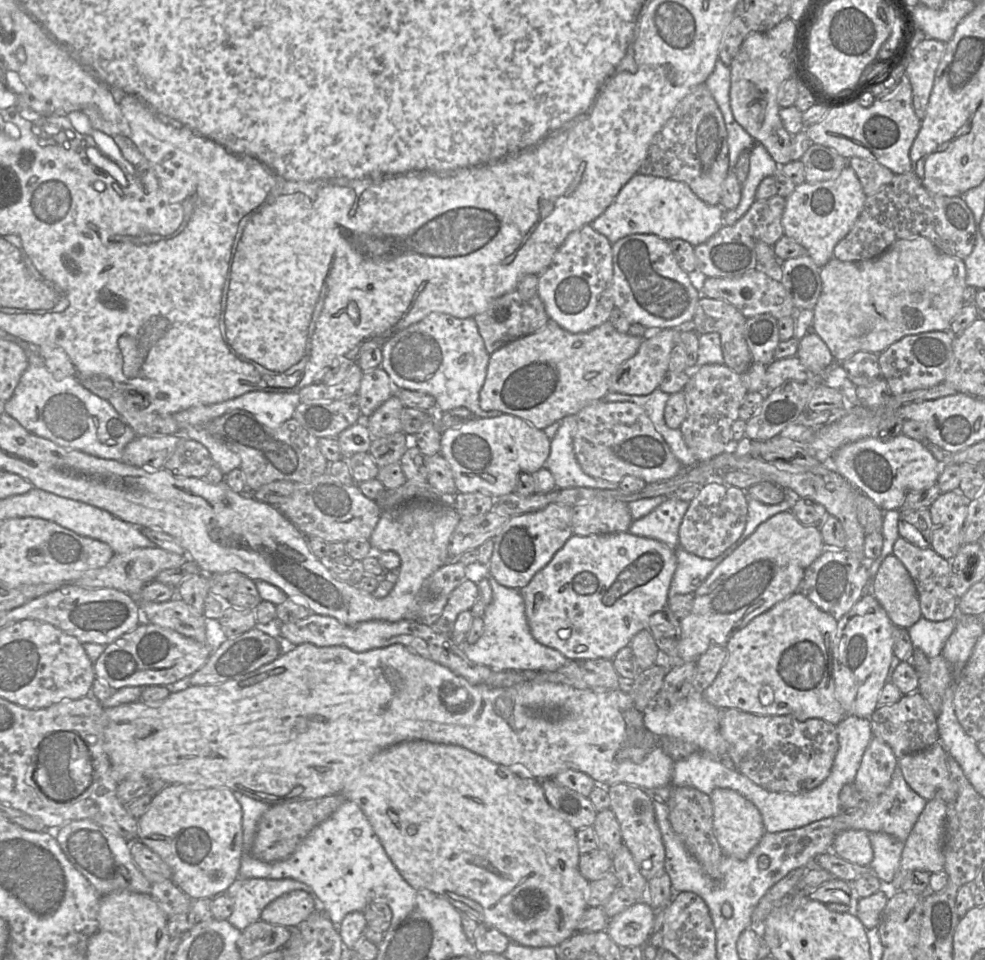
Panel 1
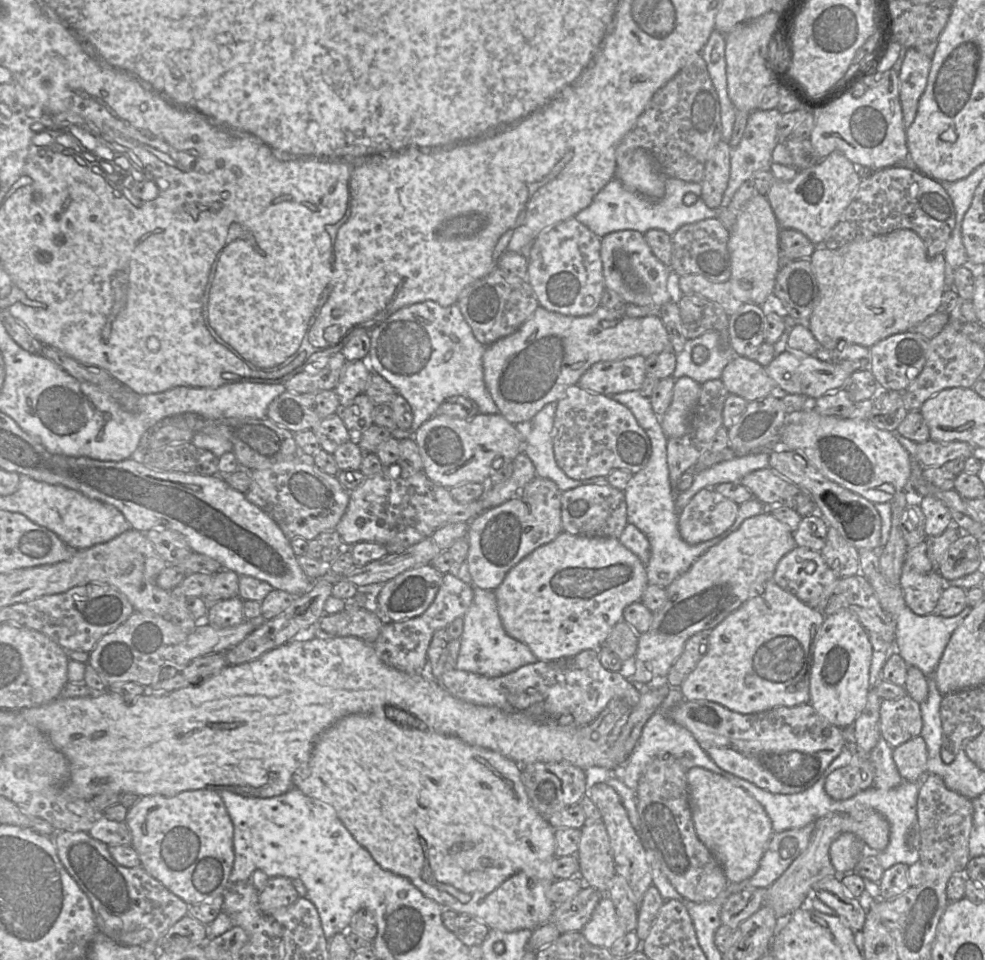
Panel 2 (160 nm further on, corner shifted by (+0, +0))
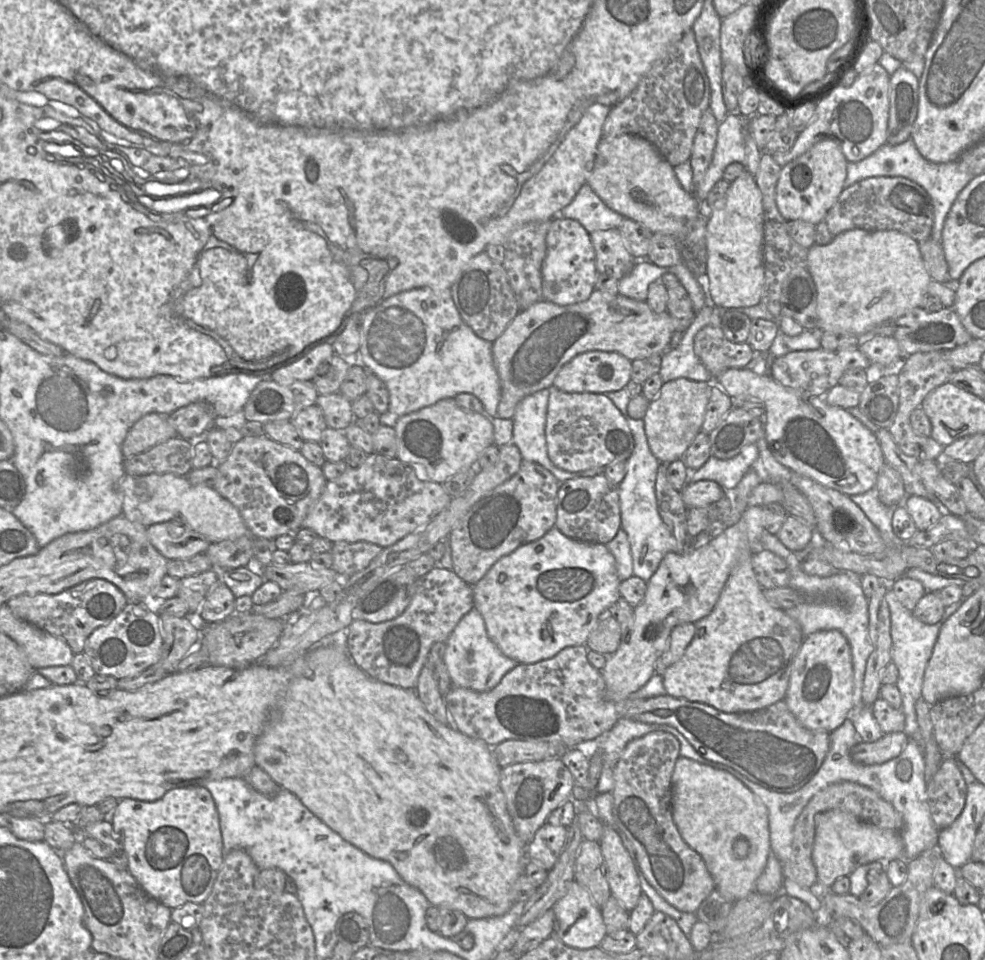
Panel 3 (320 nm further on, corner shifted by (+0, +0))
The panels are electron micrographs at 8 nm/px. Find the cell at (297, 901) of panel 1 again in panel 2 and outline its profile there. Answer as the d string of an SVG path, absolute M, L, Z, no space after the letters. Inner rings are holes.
M271 877L259 893L259 907L265 914L292 905L299 898L292 881L285 877Z

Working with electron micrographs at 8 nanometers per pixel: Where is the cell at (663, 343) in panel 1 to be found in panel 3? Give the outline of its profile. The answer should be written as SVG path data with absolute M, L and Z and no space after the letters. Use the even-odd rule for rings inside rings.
M588 351L566 363L554 379L553 387L568 393L608 393L624 389L631 381L632 361L616 352Z

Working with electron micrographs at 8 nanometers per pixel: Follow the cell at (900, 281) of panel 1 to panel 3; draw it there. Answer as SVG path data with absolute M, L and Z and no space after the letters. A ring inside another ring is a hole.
M851 229L838 234L829 244L814 244L808 250L807 270L817 289L818 332L848 332L863 335L875 326L894 321L913 308L921 308L932 280L921 256L918 242L897 230Z

